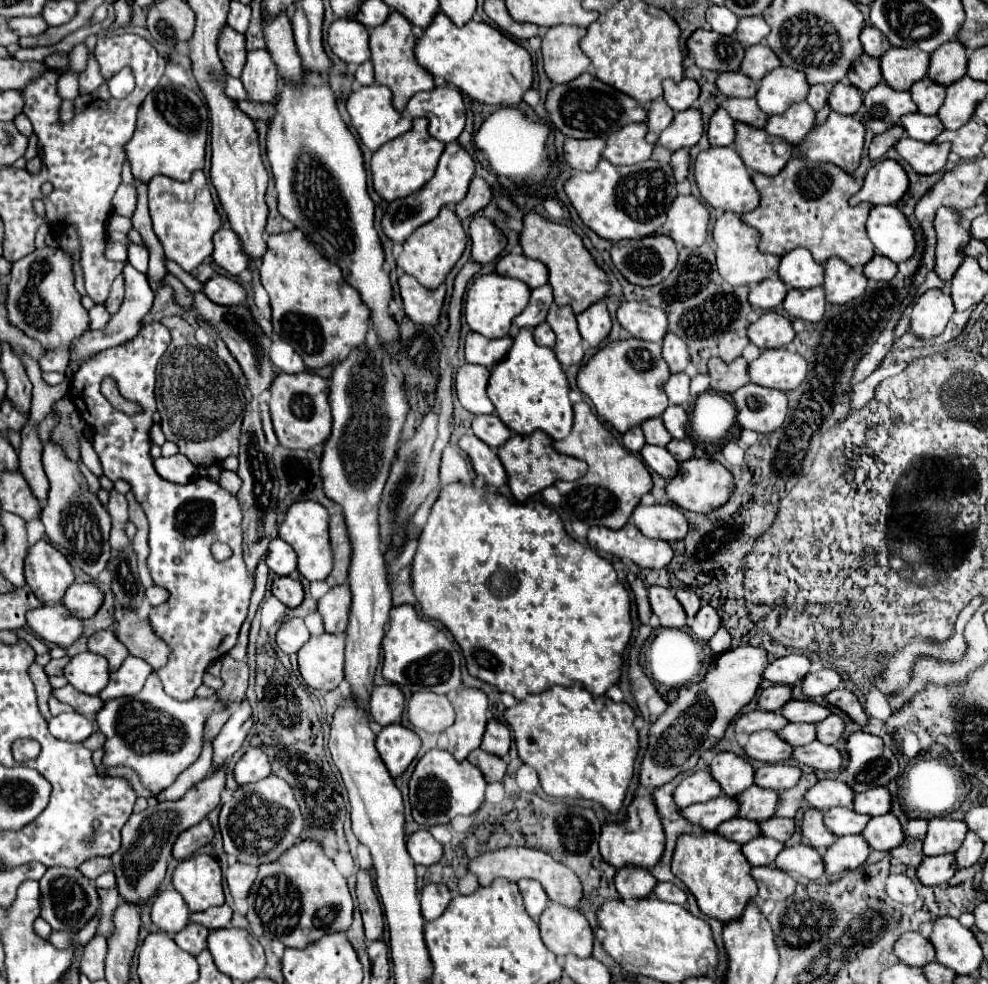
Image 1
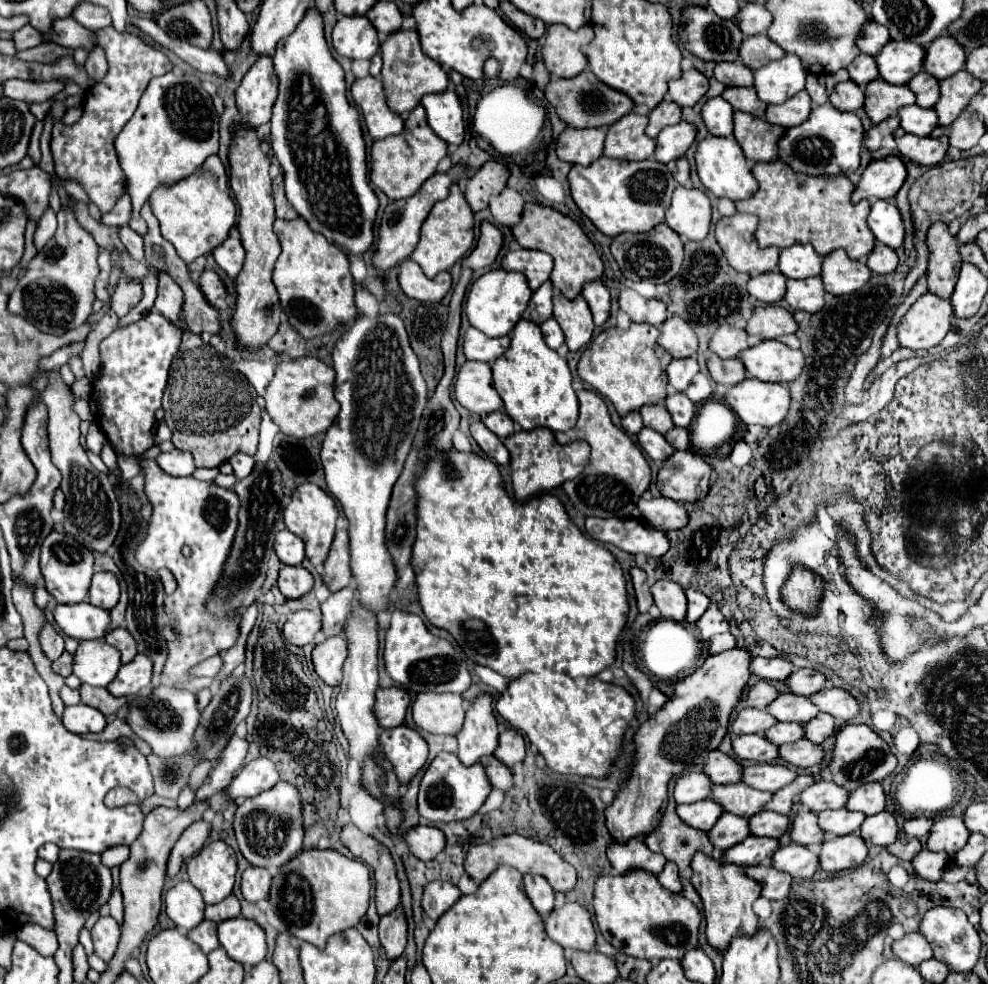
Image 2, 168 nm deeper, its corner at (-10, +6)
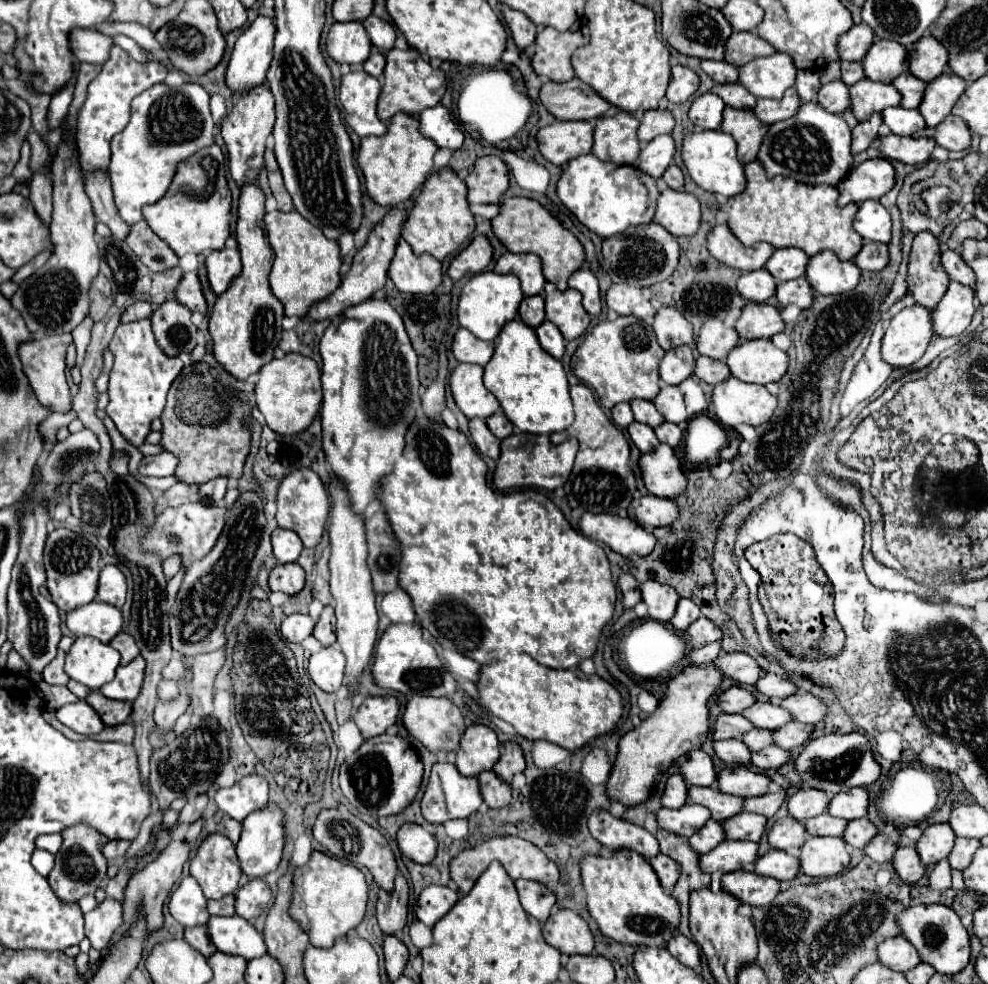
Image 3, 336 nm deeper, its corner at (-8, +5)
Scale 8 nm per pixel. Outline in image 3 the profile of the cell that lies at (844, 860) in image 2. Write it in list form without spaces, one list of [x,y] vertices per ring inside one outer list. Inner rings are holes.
[[[806,838],[800,848],[800,872],[814,878],[840,874],[850,862],[848,846],[842,838]]]

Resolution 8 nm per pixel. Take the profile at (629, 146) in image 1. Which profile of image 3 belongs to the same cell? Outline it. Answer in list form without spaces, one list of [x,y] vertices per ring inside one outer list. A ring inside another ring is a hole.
[[[618,112],[612,118],[600,118],[594,128],[594,146],[592,154],[602,162],[614,162],[618,166],[634,166],[640,154],[640,140],[636,136],[638,120],[628,112]]]

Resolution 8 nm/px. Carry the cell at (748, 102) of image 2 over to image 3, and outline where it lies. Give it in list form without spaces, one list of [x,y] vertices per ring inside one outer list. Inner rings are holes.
[[[716,84],[712,88],[716,96],[720,96],[726,106],[732,108],[754,108],[756,106],[756,96],[752,96],[742,84]]]

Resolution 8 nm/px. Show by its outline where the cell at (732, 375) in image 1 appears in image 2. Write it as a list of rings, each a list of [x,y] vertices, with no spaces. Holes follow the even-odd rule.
[[[712,353],[708,357],[708,371],[718,385],[726,385],[726,387],[738,385],[740,381],[746,379],[746,369],[744,369],[744,363],[740,361],[740,357],[720,359],[720,357],[716,357],[716,353]]]

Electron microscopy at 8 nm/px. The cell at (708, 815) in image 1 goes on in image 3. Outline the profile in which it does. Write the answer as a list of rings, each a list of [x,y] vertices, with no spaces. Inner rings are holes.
[[[686,802],[678,810],[660,808],[658,814],[656,814],[656,820],[658,820],[660,828],[688,838],[694,832],[698,832],[710,820],[710,810],[706,810],[706,808],[698,806],[698,804]]]

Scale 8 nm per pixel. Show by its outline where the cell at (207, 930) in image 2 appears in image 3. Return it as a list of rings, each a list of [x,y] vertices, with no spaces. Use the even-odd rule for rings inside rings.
[[[206,926],[186,928],[184,938],[186,938],[186,942],[188,942],[194,950],[198,950],[200,954],[204,954],[206,958],[210,958],[210,954],[214,954],[214,952],[216,952],[216,948],[212,946],[212,942],[210,942],[210,938],[208,938]]]

